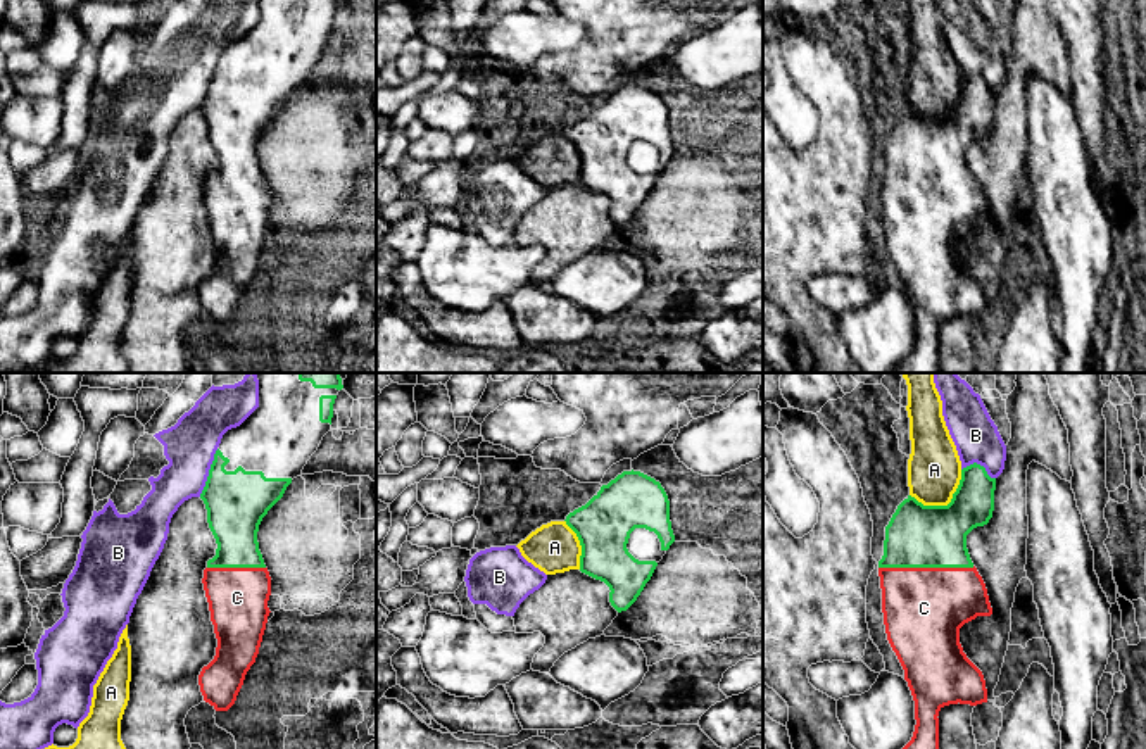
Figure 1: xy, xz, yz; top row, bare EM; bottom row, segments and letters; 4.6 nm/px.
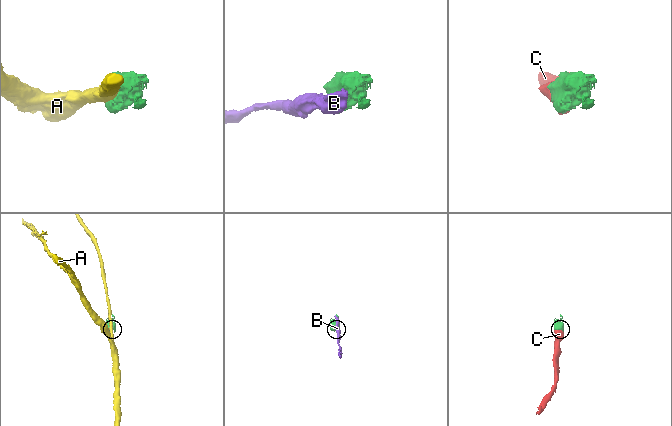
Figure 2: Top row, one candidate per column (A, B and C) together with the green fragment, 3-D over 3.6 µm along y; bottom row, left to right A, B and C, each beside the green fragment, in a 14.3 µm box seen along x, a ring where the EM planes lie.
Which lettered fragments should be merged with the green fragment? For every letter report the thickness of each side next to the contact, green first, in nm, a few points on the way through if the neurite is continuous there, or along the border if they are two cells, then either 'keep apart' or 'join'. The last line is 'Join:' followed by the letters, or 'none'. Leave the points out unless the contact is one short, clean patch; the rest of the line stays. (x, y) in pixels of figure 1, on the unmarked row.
A: 300/260 nm | keep apart
B: 280/240 nm | along xy (218, 62), (199, 109) | keep apart
C: 300/380 nm | join
Join: C

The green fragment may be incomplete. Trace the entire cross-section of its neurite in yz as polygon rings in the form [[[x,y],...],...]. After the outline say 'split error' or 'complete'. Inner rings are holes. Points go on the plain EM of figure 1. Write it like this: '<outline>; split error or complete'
[[[973,76],[961,83],[948,119],[923,119],[908,109],[885,140],[884,169],[878,174],[884,238],[904,283],[916,333],[911,354],[892,373],[942,373],[939,324],[958,316],[987,316],[984,288],[963,266],[960,242],[977,230],[992,228],[985,197],[967,162],[967,148],[992,131],[994,104],[996,91]]]; split error

